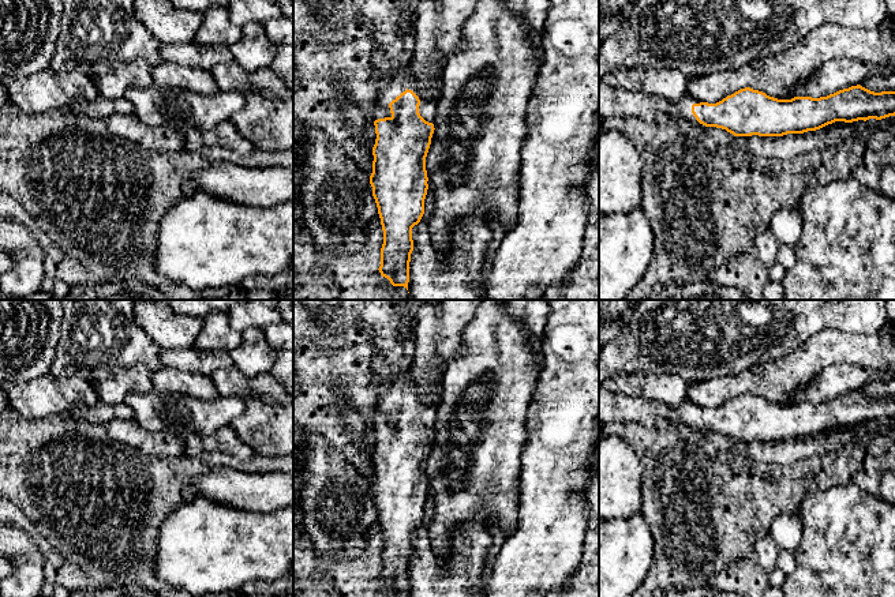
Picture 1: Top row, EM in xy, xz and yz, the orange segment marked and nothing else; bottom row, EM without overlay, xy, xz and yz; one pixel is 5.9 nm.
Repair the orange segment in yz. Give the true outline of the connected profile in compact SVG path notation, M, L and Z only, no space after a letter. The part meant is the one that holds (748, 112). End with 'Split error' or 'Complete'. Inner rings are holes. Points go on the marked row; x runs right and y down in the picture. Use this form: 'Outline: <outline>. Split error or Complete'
Outline: M599 83L599 119L660 113L671 117L694 116L700 124L726 129L734 136L783 136L816 131L835 121L895 116L895 91L875 93L857 85L820 98L778 100L745 87L716 104L693 104Z. Split error

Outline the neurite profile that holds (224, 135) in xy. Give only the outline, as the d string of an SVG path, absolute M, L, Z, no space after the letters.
M229 121L210 131L191 128L184 134L184 150L187 151L199 151L203 147L226 147L236 157L244 157L254 149L252 143L241 136Z

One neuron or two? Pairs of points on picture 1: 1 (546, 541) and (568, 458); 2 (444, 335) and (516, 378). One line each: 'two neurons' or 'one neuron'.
1: one neuron
2: two neurons

